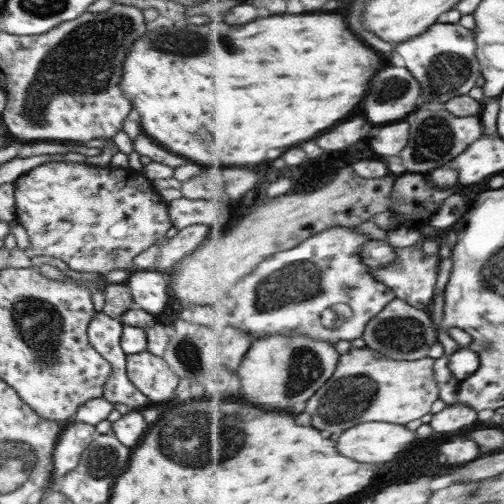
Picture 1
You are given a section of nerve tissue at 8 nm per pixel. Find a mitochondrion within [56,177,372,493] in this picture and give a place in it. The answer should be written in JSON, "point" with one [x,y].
{"point":[203,435]}

